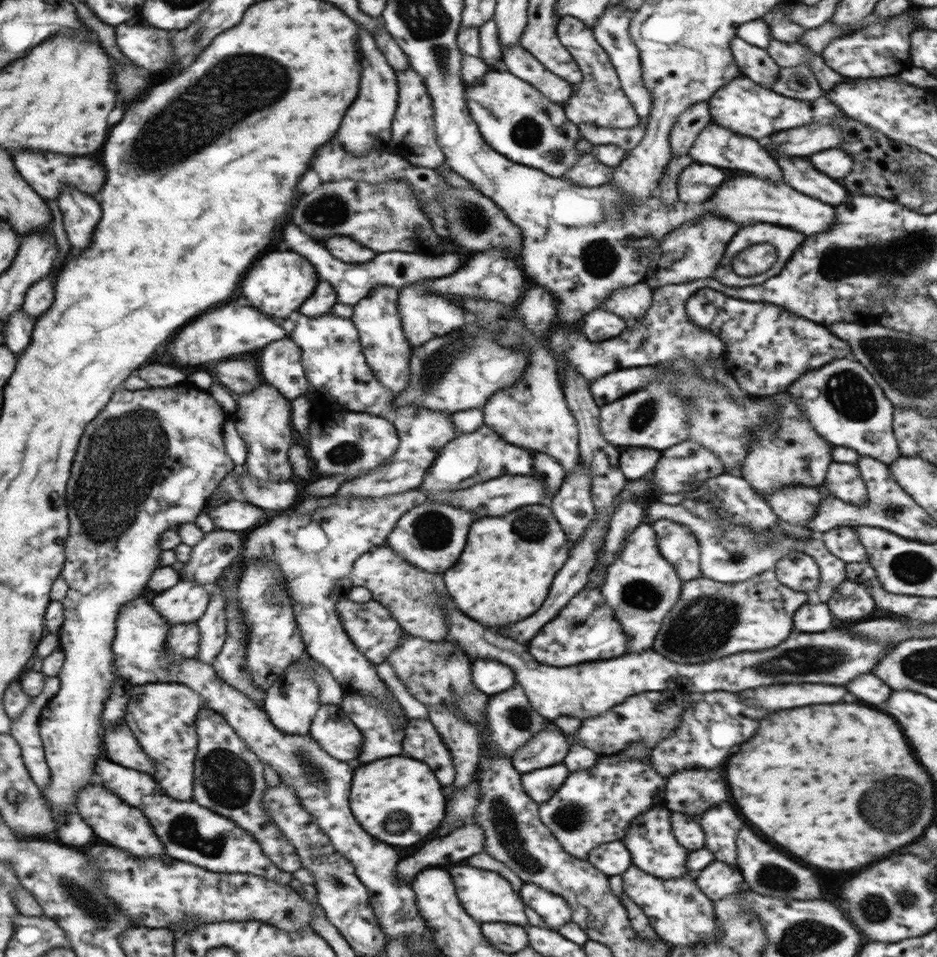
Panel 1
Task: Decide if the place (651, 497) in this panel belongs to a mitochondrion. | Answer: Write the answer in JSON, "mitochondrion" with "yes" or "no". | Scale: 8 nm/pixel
{"mitochondrion":"no"}

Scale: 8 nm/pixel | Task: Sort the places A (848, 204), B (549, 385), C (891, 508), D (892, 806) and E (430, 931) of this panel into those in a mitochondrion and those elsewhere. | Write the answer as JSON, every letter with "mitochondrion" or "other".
{"A":"other","B":"other","C":"mitochondrion","D":"mitochondrion","E":"other"}

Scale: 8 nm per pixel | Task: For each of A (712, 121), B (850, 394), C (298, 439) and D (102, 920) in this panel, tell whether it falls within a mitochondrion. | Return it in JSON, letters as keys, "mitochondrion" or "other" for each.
{"A":"other","B":"mitochondrion","C":"other","D":"mitochondrion"}

